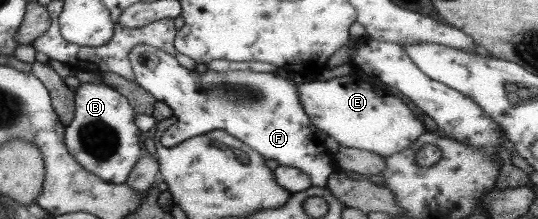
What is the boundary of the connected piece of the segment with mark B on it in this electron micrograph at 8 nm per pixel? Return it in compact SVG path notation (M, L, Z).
M82 82L73 91L72 121L64 128L68 153L86 170L109 184L125 183L133 165L141 158L140 135L133 107L127 99L104 84Z

